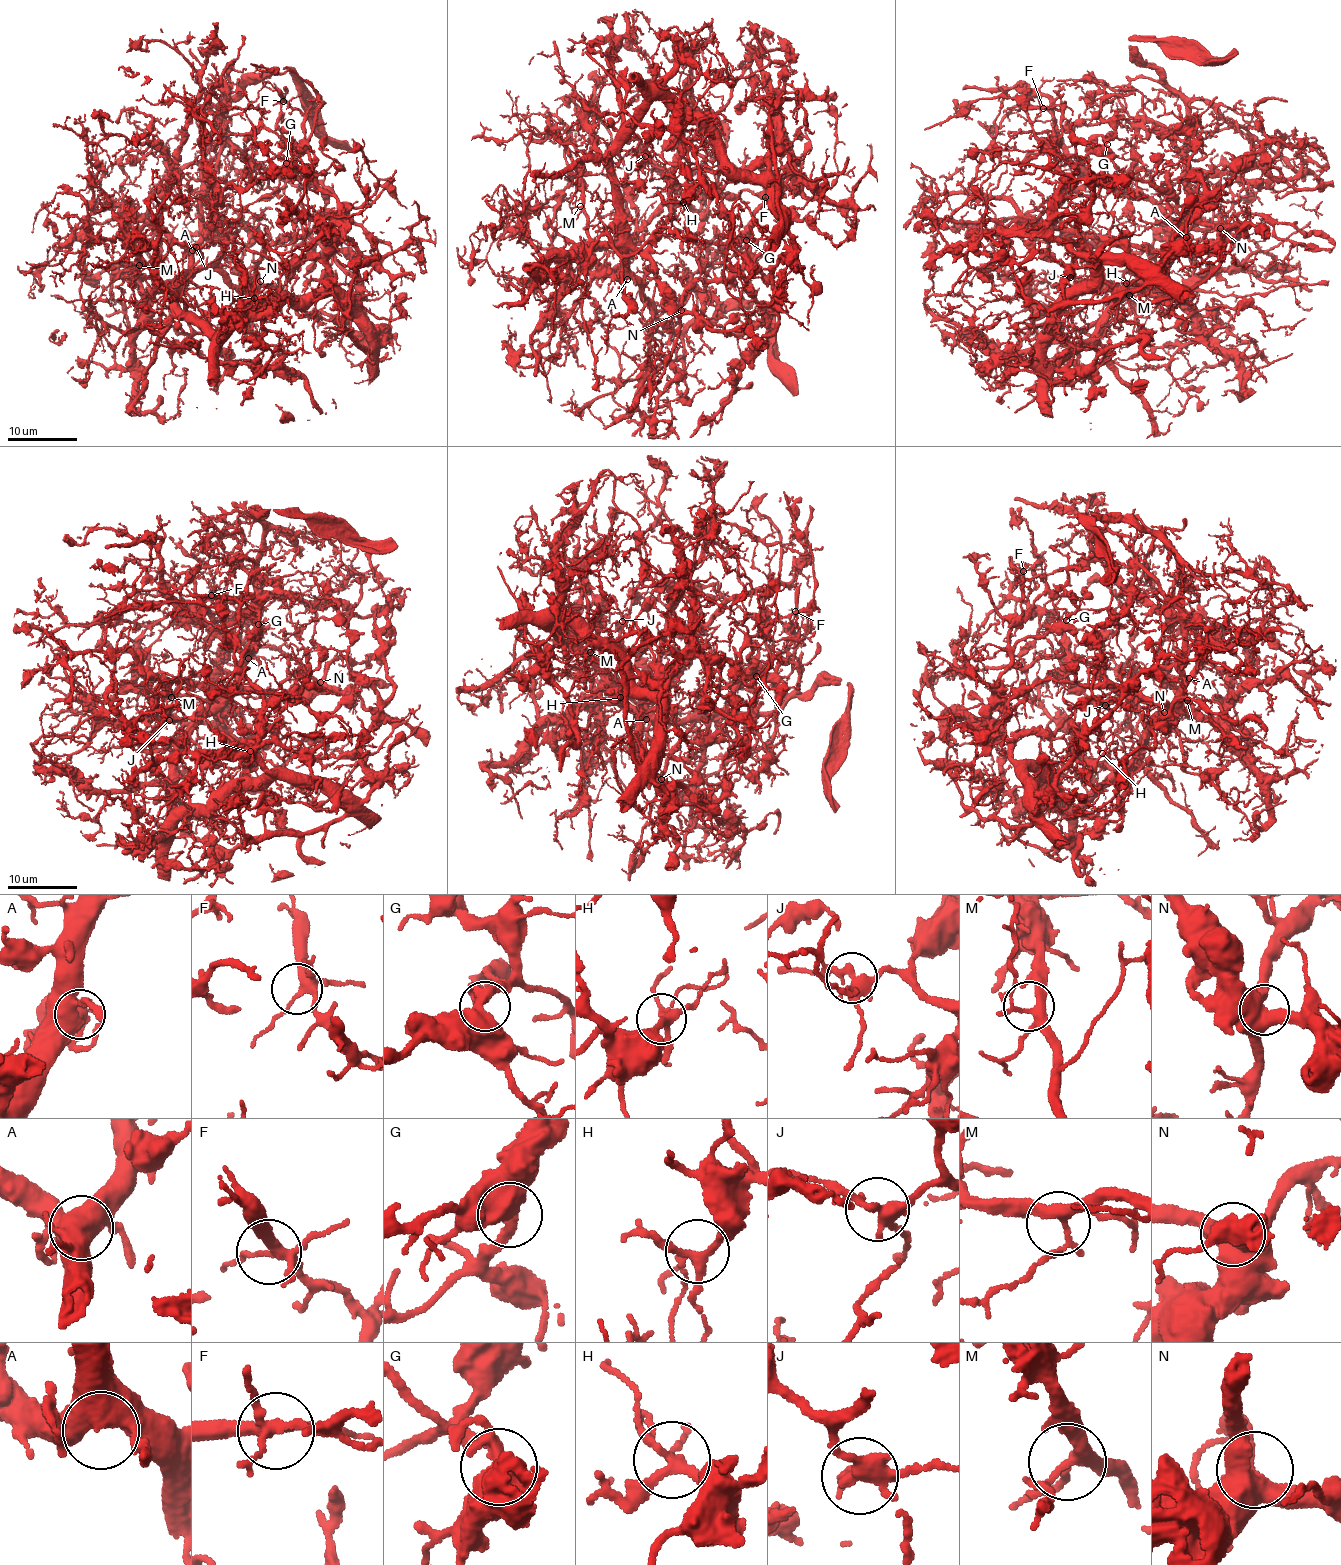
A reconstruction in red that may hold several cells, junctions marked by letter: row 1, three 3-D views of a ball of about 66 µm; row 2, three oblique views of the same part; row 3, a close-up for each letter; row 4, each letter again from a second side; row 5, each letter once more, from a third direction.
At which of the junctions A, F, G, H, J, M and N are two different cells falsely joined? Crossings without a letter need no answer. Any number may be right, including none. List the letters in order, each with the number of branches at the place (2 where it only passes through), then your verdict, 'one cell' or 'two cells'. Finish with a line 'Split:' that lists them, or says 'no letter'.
A: branches 4; one cell
F: branches 5; one cell
G: branches 4; one cell
H: branches 5; one cell
J: branches 5; one cell
M: branches 5; one cell
N: branches 4; one cell
Split: no letter

